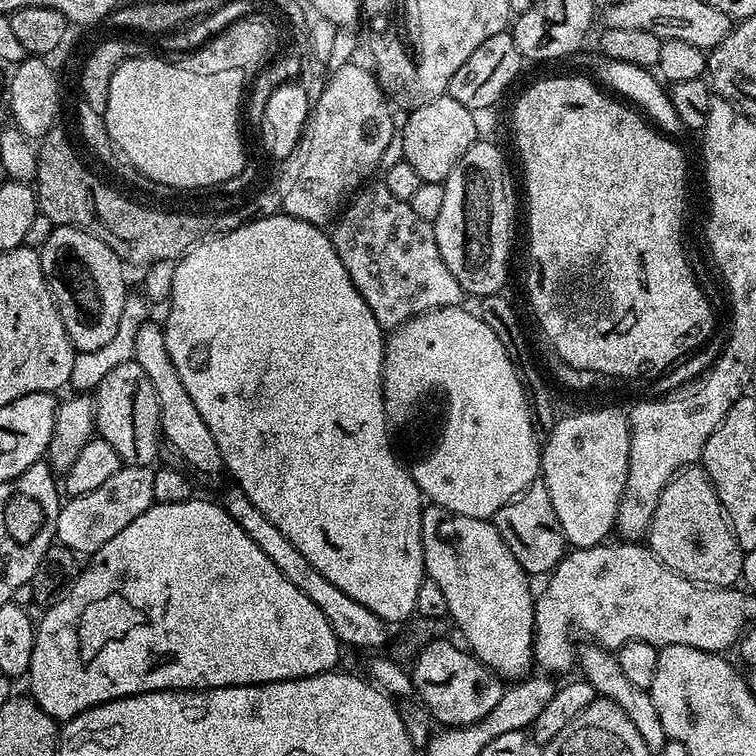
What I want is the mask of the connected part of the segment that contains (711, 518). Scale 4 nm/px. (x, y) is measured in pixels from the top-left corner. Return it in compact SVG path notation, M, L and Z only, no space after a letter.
M689 466L677 472L662 490L652 515L652 525L648 527L646 544L661 562L670 566L670 570L682 574L687 580L695 580L697 584L706 584L709 588L730 588L741 583L745 551L732 533L716 487L710 482L703 467Z

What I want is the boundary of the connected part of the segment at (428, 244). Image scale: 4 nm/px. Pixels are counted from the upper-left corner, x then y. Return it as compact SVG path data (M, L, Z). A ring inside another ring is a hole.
M382 182L368 187L361 187L347 201L330 235L342 266L346 266L358 294L370 306L380 327L395 330L423 312L457 307L466 293L458 278L450 274L446 262L442 262L435 227L418 218L409 201L394 198Z

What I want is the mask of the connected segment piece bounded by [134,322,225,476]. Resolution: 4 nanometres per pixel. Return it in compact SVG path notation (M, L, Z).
M144 323L137 331L134 348L136 350L134 359L142 366L142 370L146 370L146 374L150 374L150 382L154 382L154 390L158 394L163 439L167 443L169 440L188 459L187 467L193 473L201 472L204 476L223 473L225 466L222 450L213 438L212 431L206 426L202 414L198 414L198 406L194 406L190 394L186 394L186 386L182 386L182 378L178 378L178 370L166 350L163 327L159 323Z

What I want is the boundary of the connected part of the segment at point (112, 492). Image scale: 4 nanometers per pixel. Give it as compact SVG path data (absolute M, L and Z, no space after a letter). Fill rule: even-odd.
M123 465L116 474L106 478L106 481L90 494L67 499L61 505L56 523L57 541L84 556L98 551L110 538L114 538L119 530L128 526L154 503L153 474L152 468Z

